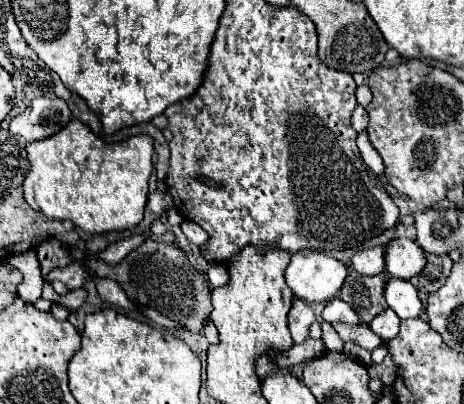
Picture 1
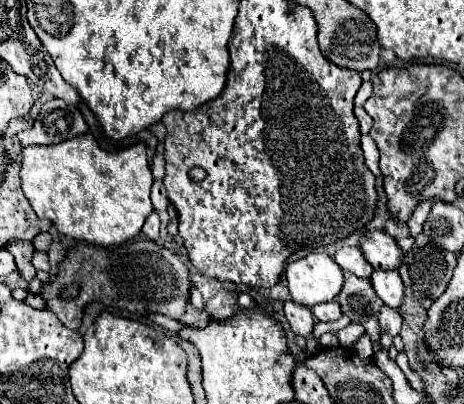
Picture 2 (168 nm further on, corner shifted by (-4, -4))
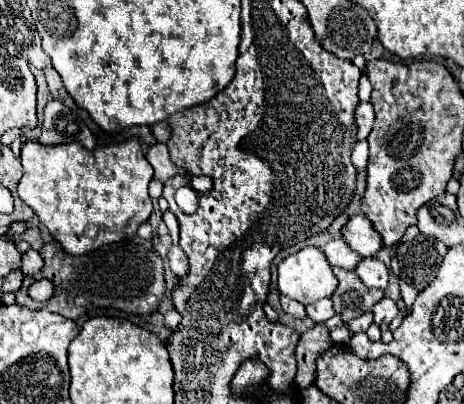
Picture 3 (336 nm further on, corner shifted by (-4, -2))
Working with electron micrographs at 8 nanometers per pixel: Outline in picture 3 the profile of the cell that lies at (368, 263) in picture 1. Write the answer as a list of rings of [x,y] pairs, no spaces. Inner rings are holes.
[[[332,239],[322,247],[322,253],[326,255],[326,259],[330,261],[330,265],[338,265],[342,269],[352,271],[352,267],[356,267],[356,259],[360,259],[346,243],[344,239]]]

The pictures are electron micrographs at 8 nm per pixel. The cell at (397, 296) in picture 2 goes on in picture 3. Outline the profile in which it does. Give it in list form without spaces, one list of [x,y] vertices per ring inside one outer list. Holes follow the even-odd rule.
[[[364,257],[364,259],[360,259],[356,269],[354,269],[354,273],[360,277],[360,281],[366,287],[386,289],[386,285],[388,285],[388,269],[376,257]]]

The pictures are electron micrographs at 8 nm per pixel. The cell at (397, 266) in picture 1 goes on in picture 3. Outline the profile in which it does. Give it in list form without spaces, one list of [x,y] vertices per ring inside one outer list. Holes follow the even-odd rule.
[[[352,215],[340,233],[348,247],[358,255],[376,255],[376,251],[382,249],[380,235],[376,235],[372,223],[368,223],[364,215]]]

